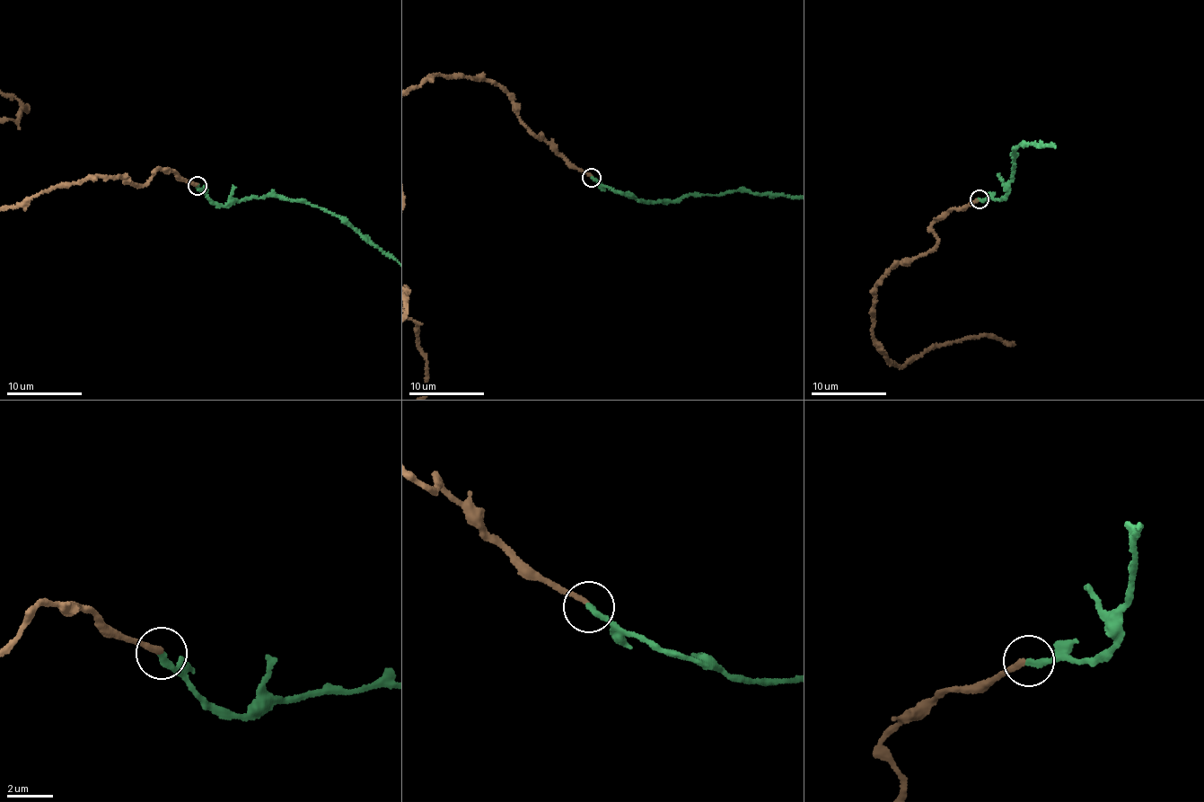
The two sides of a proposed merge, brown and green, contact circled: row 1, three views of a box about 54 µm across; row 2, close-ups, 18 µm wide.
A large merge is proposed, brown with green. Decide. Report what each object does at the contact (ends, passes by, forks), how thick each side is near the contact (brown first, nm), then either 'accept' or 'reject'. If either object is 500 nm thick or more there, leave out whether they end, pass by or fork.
brown ends | green ends | 240/280 nm | accept

